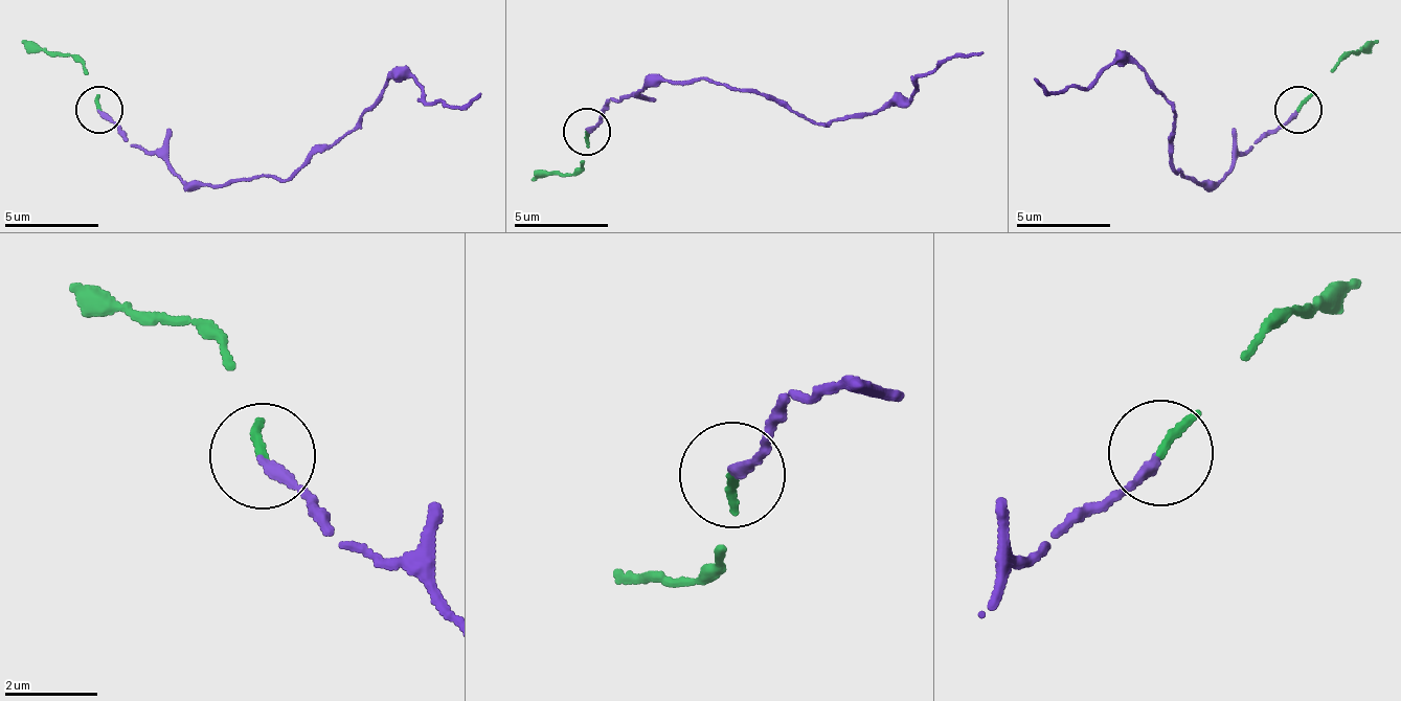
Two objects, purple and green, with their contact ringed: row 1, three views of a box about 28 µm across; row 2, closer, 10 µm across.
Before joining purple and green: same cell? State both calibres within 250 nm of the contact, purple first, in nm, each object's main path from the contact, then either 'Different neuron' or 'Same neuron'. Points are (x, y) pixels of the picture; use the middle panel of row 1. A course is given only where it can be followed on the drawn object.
Thickness 220 nm (purple) against 180 nm. Course of purple: (586, 128), (611, 102), (668, 81), (727, 83), (822, 126), (865, 117), (909, 102), (919, 73), (983, 50). Course of green: (586, 133), (578, 170), (570, 176), (539, 174), (534, 181). Same neuron

